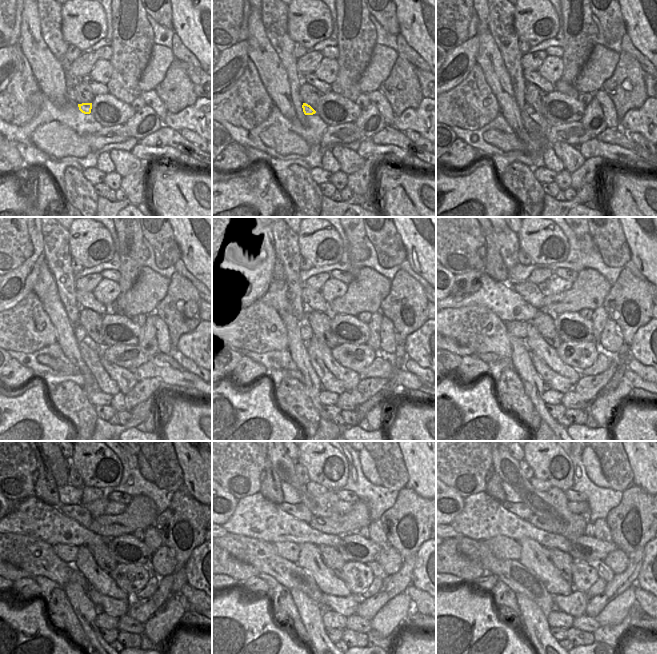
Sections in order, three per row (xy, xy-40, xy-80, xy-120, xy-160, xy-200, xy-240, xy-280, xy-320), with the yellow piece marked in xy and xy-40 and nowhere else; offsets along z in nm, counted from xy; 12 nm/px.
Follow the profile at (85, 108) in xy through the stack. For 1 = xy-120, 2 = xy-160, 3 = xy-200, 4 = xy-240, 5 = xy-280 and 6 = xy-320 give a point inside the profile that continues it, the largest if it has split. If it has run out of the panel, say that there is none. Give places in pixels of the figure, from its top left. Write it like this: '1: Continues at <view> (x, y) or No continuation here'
1: Continues at xy-120 (81, 335)
2: Continues at xy-160 (306, 333)
3: Continues at xy-200 (516, 328)
4: Continues at xy-240 (66, 552)
5: Continues at xy-280 (290, 551)
6: Continues at xy-320 (501, 547)

